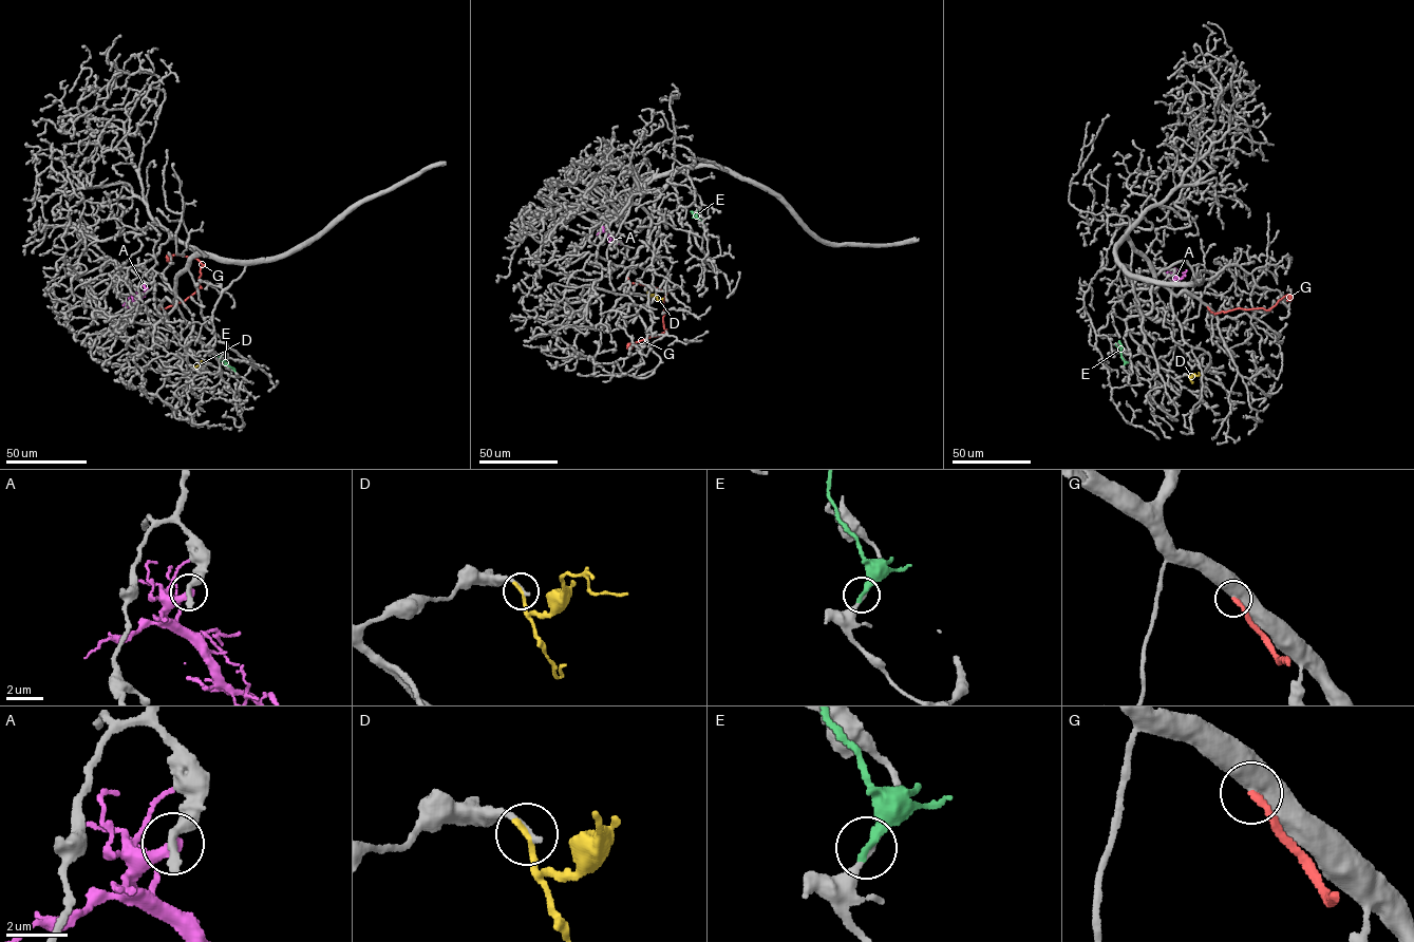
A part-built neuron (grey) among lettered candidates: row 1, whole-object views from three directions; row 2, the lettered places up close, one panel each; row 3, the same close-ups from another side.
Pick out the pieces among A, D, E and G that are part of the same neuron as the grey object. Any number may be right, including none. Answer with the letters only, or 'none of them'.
none of them

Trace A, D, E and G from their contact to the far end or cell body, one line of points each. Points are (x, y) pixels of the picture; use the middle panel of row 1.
A: (606, 228), (605, 232), (617, 243)
D: (647, 291), (657, 299), (663, 298)
E: (704, 226), (690, 211)
G: (627, 277), (629, 282), (666, 294), (663, 303), (665, 332), (627, 349)

